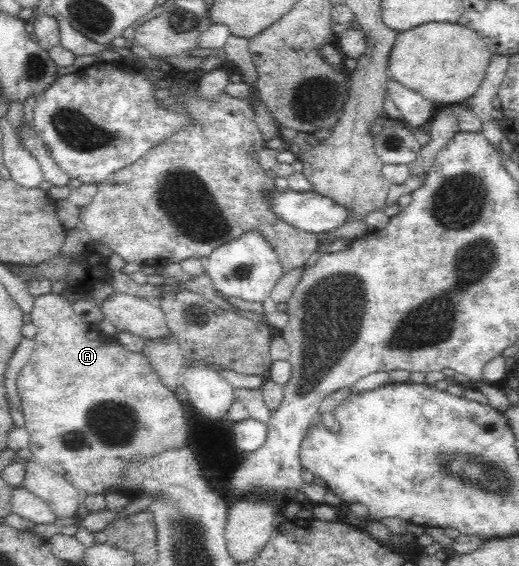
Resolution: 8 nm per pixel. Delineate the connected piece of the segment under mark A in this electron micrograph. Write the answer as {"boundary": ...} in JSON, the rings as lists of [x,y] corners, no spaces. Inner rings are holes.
{"boundary":[[[52,292],[45,293],[33,299],[33,306],[30,312],[32,324],[37,328],[37,335],[33,337],[34,348],[30,358],[23,365],[17,376],[17,392],[23,407],[22,414],[25,421],[25,428],[29,433],[28,448],[32,452],[32,458],[45,468],[65,478],[71,485],[75,486],[82,494],[103,494],[107,491],[120,489],[121,475],[125,473],[125,463],[132,462],[137,455],[151,455],[165,451],[169,447],[181,447],[187,439],[189,420],[185,417],[183,404],[177,401],[174,393],[160,382],[158,375],[154,372],[149,358],[144,354],[135,353],[119,345],[116,340],[107,338],[98,330],[98,324],[84,322],[71,307],[69,301]]]}

